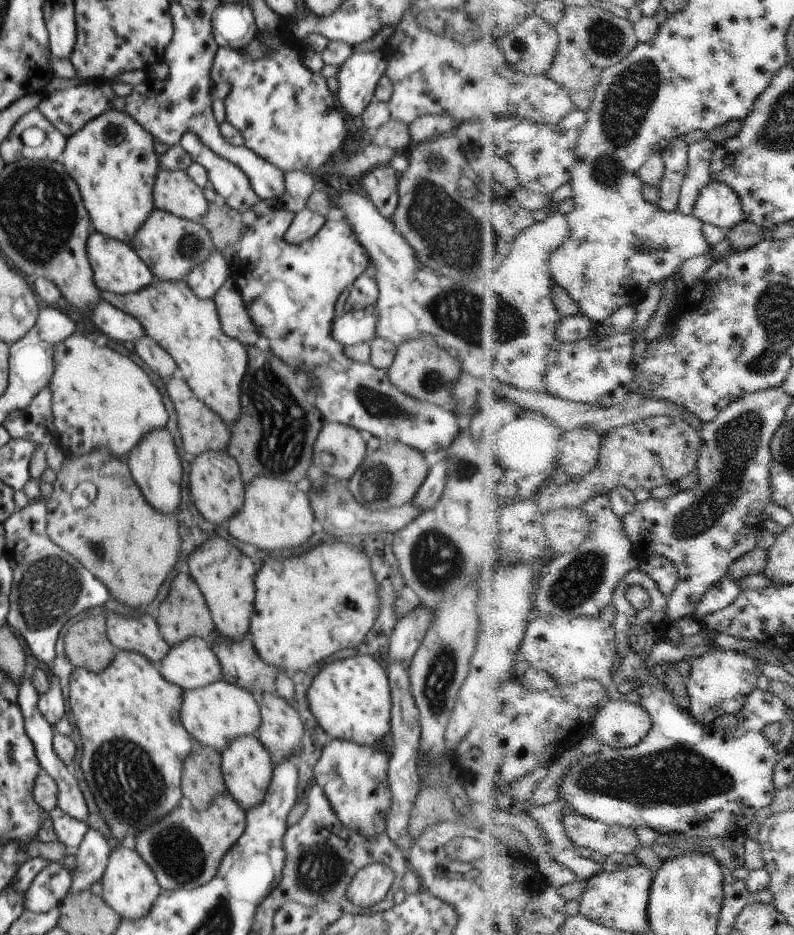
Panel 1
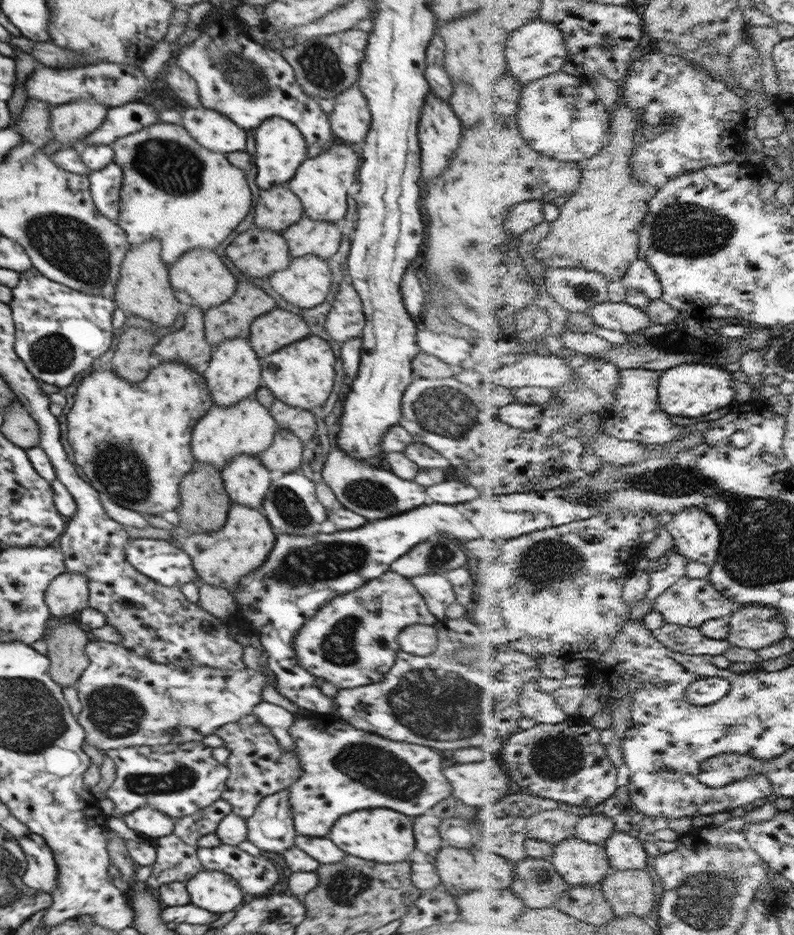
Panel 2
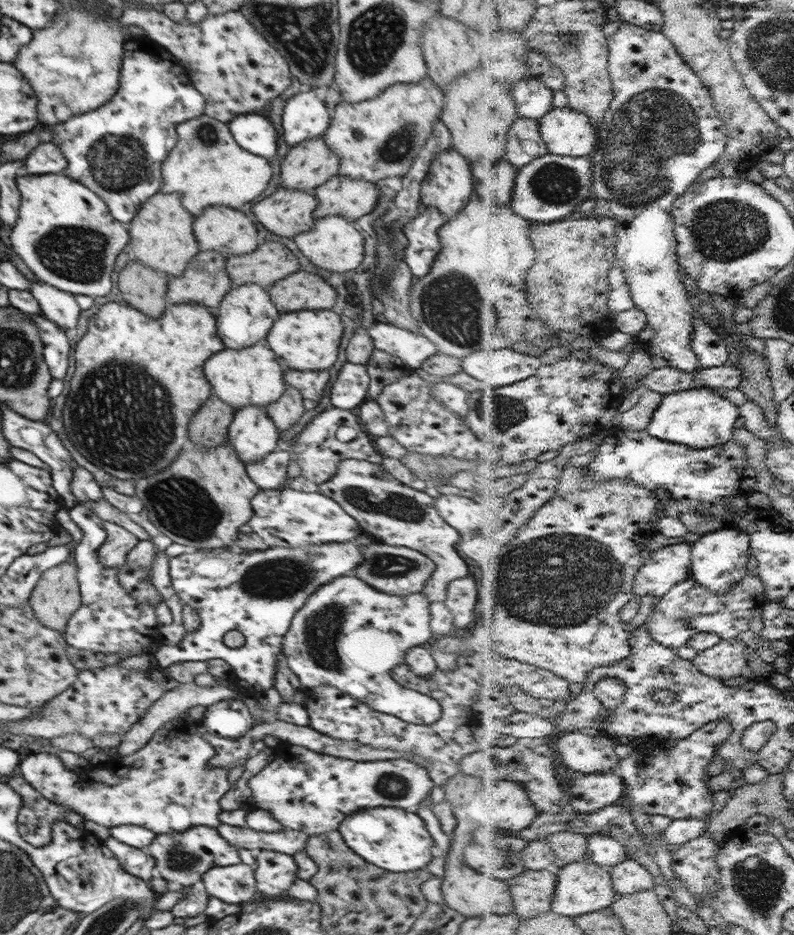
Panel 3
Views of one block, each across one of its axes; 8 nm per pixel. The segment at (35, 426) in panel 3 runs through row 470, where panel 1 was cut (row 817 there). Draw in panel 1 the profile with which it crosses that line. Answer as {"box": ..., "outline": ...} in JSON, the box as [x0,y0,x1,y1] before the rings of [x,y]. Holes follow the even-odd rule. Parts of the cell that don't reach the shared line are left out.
{"box":[48,807,89,851],"outline":[[[58,807],[52,808],[48,814],[57,840],[62,842],[68,851],[78,849],[89,826],[82,820],[76,820],[76,818],[66,815],[66,812],[62,812]]]}

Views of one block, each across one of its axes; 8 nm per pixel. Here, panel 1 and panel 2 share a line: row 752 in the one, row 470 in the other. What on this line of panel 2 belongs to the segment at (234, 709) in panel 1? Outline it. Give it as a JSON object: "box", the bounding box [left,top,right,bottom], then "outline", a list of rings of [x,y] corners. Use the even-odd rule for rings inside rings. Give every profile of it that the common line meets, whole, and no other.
{"box":[190,397,278,472],"outline":[[[254,397],[242,399],[229,407],[213,404],[193,428],[190,450],[196,462],[210,464],[221,472],[240,454],[258,457],[270,448],[277,432],[278,424],[273,414]]]}

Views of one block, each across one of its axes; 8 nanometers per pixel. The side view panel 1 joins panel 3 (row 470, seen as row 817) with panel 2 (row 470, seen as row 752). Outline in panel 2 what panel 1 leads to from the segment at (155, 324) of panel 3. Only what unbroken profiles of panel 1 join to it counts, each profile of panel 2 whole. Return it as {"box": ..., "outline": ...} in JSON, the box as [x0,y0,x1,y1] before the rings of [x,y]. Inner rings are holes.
{"box":[67,361,214,516],"outline":[[[172,361],[159,362],[155,367],[149,370],[149,373],[146,375],[146,378],[143,378],[142,382],[126,382],[126,380],[122,380],[122,377],[116,374],[112,368],[102,370],[101,372],[92,371],[82,379],[73,398],[75,403],[67,414],[68,441],[70,441],[70,446],[72,446],[72,450],[74,451],[74,462],[76,462],[76,466],[80,466],[82,472],[90,478],[90,485],[100,493],[102,497],[106,498],[106,496],[108,496],[107,499],[113,503],[123,506],[128,510],[139,512],[140,514],[146,513],[161,516],[163,512],[178,511],[181,506],[180,484],[182,477],[185,477],[196,464],[194,456],[192,456],[192,450],[190,450],[193,428],[202,418],[202,415],[214,404],[203,375],[196,369],[190,368],[186,363]]]}

